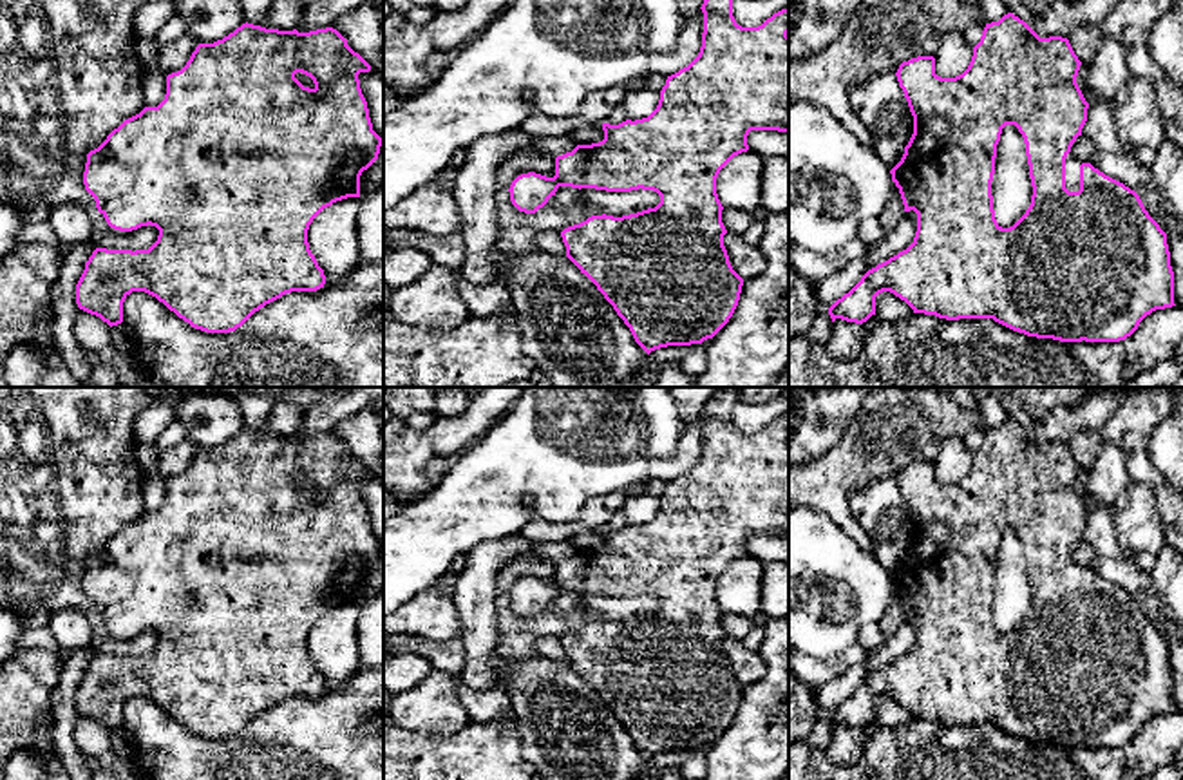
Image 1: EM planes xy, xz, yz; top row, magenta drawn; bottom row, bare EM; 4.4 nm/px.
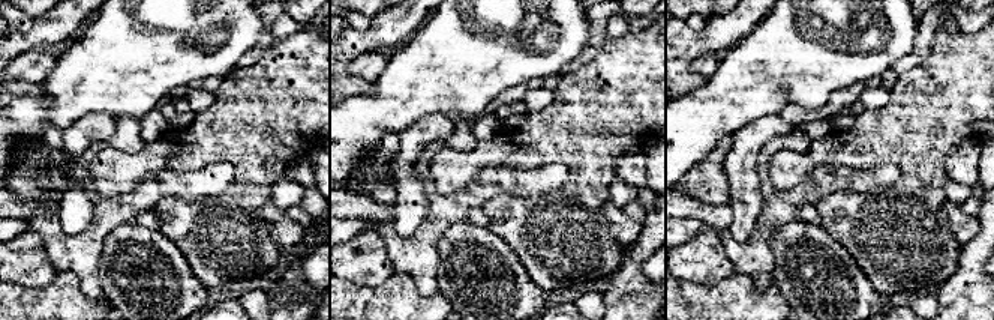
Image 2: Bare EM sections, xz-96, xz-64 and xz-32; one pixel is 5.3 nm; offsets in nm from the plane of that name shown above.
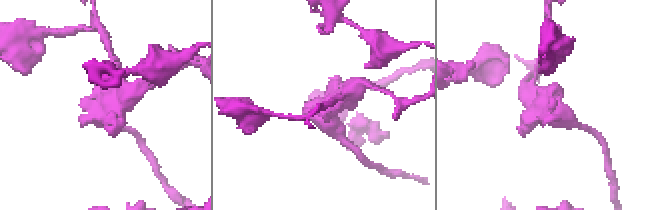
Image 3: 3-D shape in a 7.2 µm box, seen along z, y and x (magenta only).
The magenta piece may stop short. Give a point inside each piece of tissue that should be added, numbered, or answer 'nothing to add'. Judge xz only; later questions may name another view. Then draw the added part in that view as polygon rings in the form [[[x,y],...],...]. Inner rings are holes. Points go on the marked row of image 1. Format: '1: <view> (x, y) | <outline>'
nothing to add

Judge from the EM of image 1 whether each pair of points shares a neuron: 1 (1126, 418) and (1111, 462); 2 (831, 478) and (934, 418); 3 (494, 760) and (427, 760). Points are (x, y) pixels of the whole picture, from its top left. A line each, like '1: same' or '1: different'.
1: different
2: same
3: same

